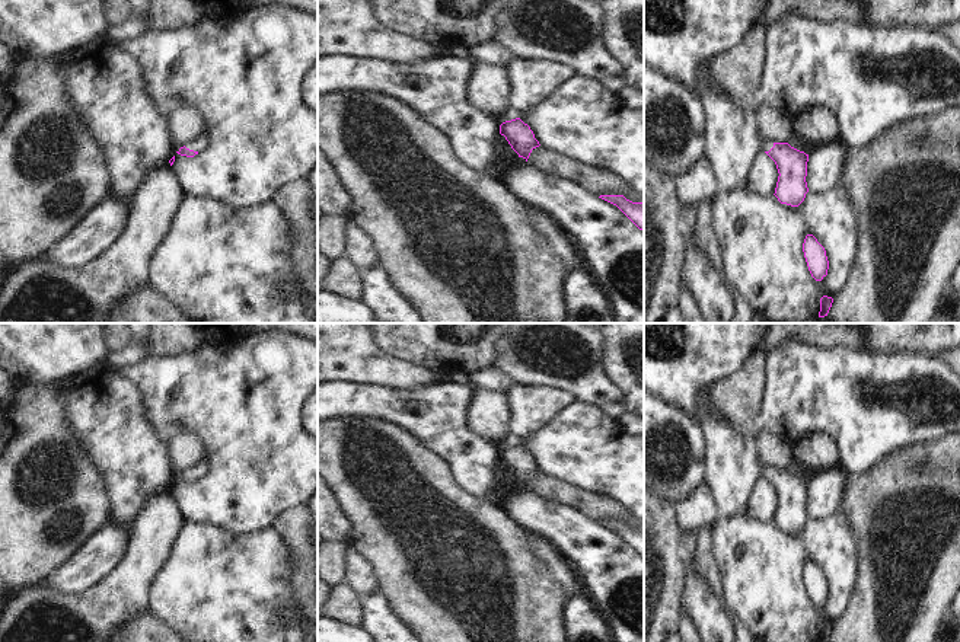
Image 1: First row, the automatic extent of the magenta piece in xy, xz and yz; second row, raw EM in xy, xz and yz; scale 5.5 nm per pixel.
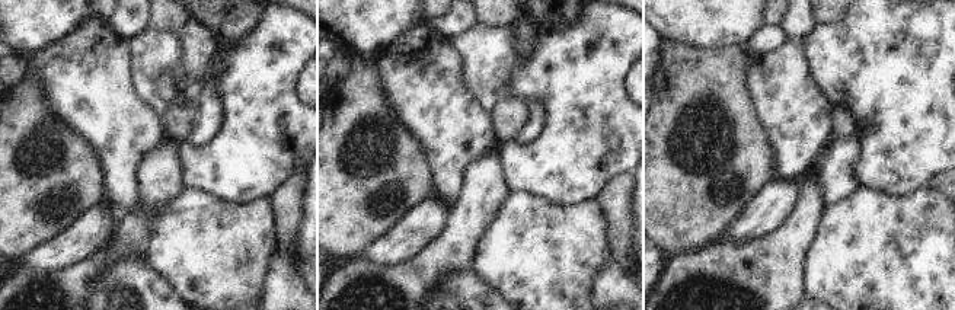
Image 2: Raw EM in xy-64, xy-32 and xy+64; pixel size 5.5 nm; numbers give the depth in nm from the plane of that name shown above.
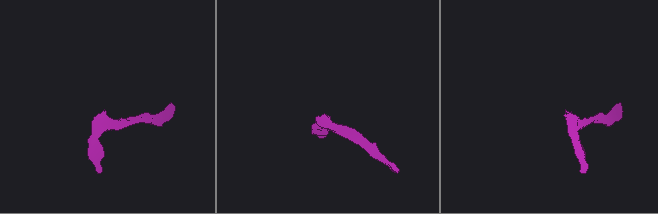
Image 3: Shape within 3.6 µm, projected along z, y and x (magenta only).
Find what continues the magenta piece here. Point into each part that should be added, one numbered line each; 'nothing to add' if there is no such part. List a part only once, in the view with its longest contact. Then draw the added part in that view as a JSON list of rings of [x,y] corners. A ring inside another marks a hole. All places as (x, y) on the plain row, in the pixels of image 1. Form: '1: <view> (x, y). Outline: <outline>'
1: xy (201, 468). Outline: [[[205,453],[205,457],[200,460],[195,466],[188,469],[185,473],[200,479],[208,472],[208,466],[210,466],[210,459]]]

